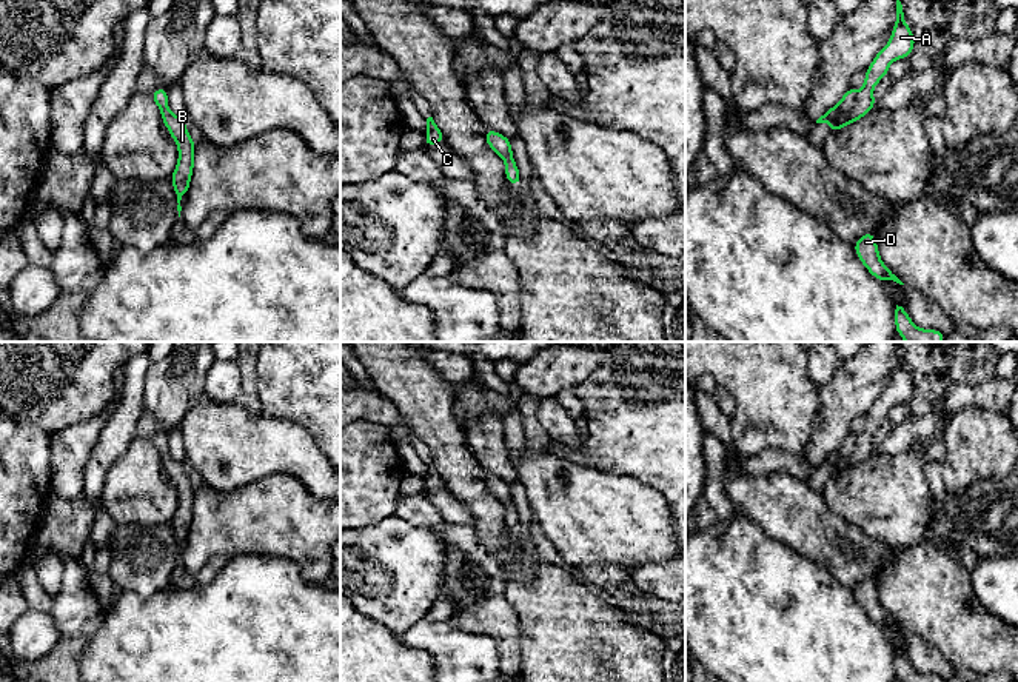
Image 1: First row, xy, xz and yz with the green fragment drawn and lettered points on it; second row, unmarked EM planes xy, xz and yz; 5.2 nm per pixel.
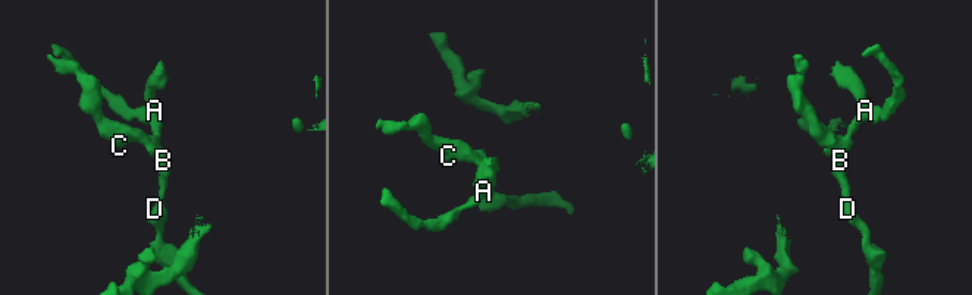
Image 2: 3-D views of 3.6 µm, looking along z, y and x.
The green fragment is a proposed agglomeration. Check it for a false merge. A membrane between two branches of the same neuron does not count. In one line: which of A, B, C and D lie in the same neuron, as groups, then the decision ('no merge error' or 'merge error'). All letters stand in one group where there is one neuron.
A B D / C | merge error

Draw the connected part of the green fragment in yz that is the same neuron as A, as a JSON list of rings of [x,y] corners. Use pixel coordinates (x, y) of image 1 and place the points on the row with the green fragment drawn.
[[[895,0],[895,12],[896,20],[889,43],[875,55],[870,66],[866,69],[864,86],[856,91],[853,108],[839,115],[830,129],[832,132],[836,132],[855,120],[866,117],[876,105],[876,100],[873,99],[873,88],[882,77],[887,75],[889,66],[898,59],[907,59],[913,51],[915,37],[904,20],[904,6],[901,0]]]

